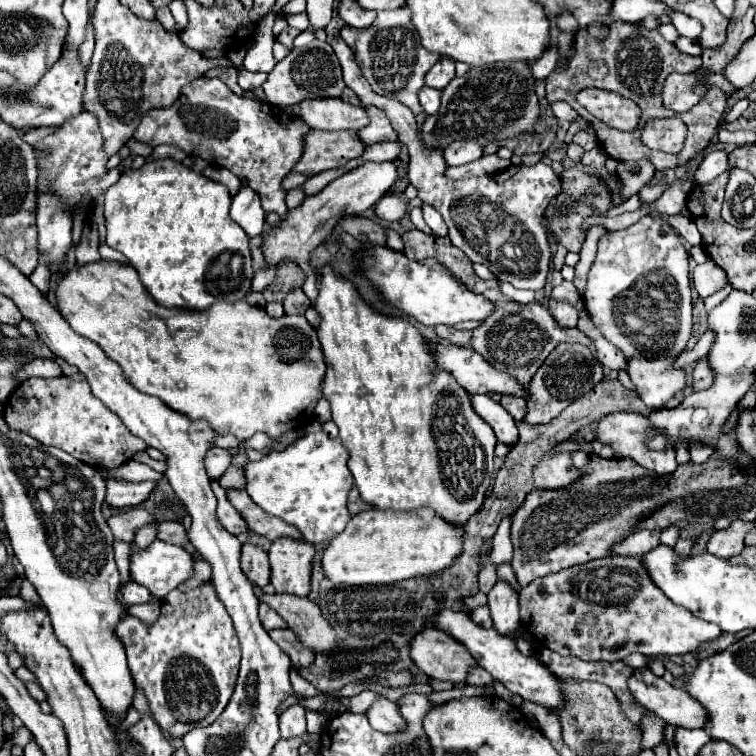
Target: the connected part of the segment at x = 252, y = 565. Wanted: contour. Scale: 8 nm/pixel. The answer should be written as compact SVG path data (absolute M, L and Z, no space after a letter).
M254 545L242 547L242 571L256 587L266 587L270 583L270 563L268 553Z

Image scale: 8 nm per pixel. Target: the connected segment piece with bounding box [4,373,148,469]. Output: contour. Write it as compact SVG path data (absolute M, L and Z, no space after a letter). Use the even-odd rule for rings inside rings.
M82 373L72 377L54 377L54 379L38 379L32 377L22 381L6 401L4 419L16 431L30 433L44 445L58 447L92 467L112 469L132 459L132 455L146 451L148 445L132 435L122 419L110 411L100 399L94 397L88 379Z

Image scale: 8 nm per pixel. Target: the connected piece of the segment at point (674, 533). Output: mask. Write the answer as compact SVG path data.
M668 527L668 529L664 529L662 535L660 535L660 543L674 547L676 541L678 541L678 537L680 537L680 529L678 529L678 527Z

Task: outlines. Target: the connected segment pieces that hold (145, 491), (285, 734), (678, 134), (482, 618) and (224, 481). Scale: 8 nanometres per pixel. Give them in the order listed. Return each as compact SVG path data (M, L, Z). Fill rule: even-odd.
M106 479L106 503L112 507L140 505L154 487L156 487L154 481L130 483L122 479Z
M300 705L288 707L280 715L280 733L282 739L292 739L292 737L302 737L306 733L306 719L304 719L306 709Z
M672 117L672 119L654 119L646 123L642 129L642 141L650 149L660 149L666 153L678 153L686 139L686 125Z
M480 605L480 607L472 609L472 611L470 611L470 617L472 617L474 623L478 623L478 625L482 625L482 627L492 627L492 617L490 617L488 605Z
M228 465L218 483L222 487L244 487L244 469L240 465Z

